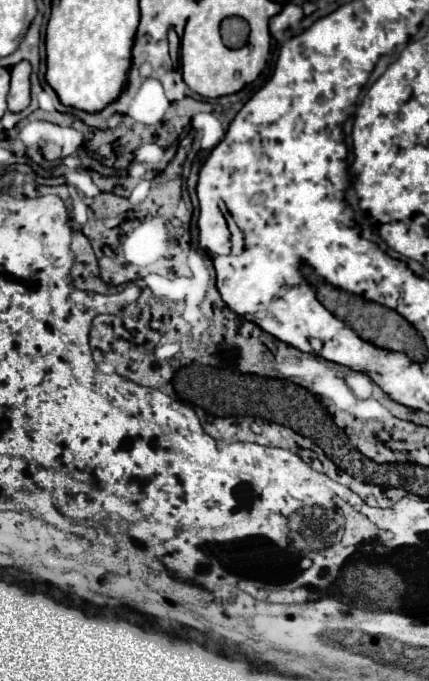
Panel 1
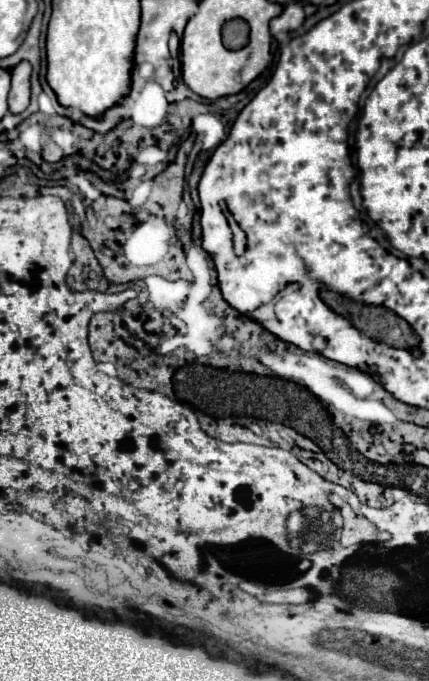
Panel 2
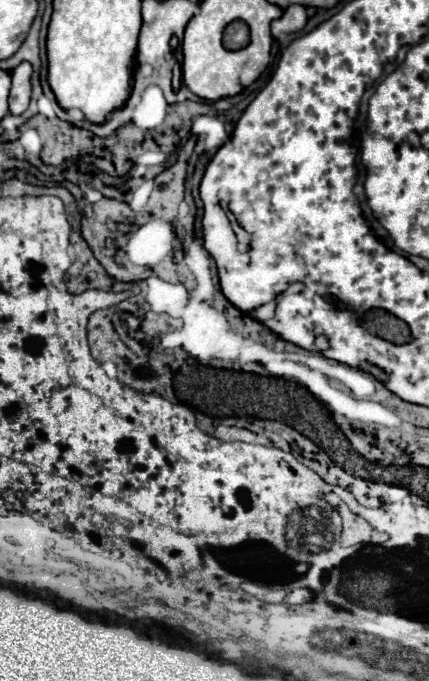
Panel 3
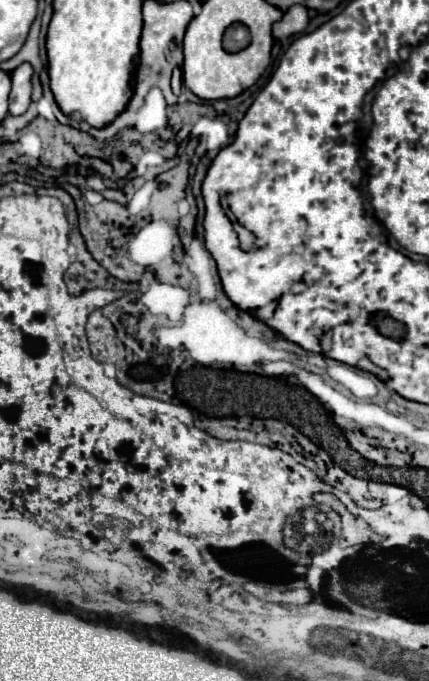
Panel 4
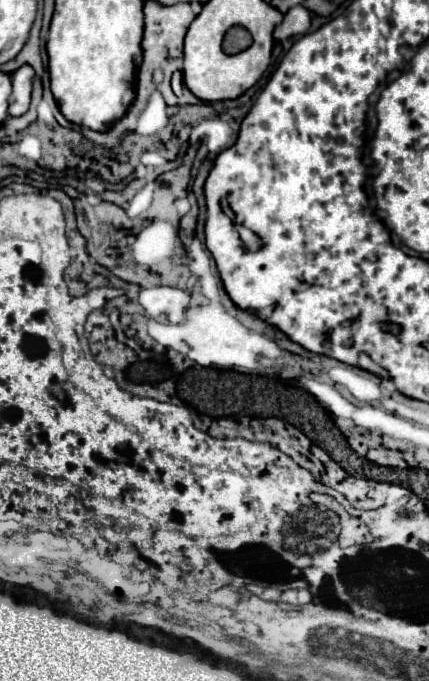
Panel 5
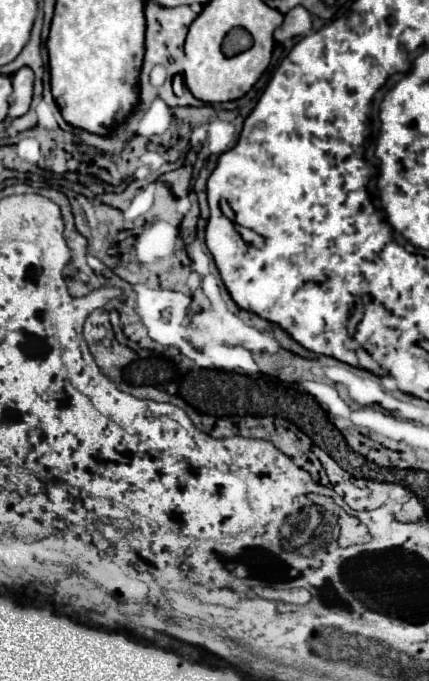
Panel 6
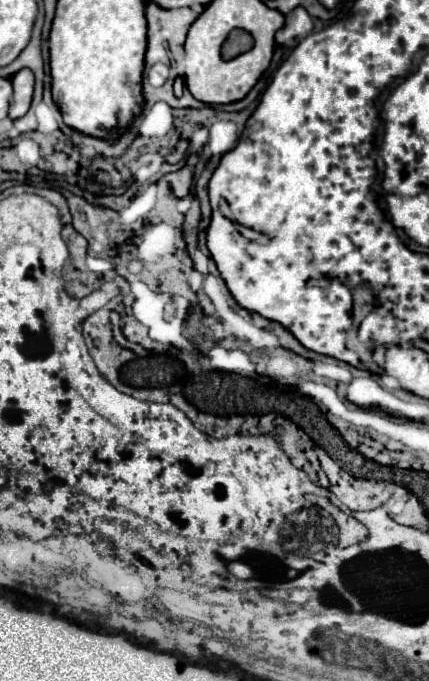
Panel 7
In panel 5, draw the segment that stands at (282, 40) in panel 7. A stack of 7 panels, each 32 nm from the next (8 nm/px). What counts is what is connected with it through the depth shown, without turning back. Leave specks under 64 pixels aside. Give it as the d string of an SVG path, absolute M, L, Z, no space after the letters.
M296 6L296 8L290 8L288 14L284 16L282 24L276 26L274 38L286 40L286 38L292 38L298 34L306 34L308 28L310 28L310 12L304 6Z

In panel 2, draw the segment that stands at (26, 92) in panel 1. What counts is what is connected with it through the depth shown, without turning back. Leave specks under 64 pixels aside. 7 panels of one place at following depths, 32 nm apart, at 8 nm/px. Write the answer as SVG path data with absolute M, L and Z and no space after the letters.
M20 62L16 68L10 70L12 74L12 90L8 96L8 106L12 114L20 114L30 104L30 74L32 66L30 62Z

